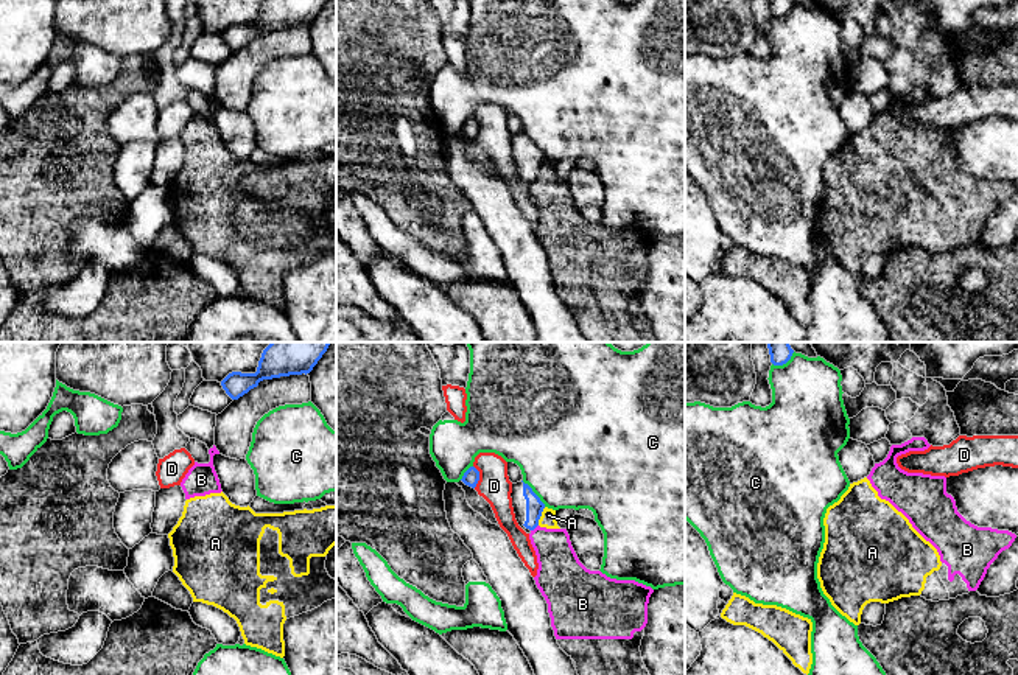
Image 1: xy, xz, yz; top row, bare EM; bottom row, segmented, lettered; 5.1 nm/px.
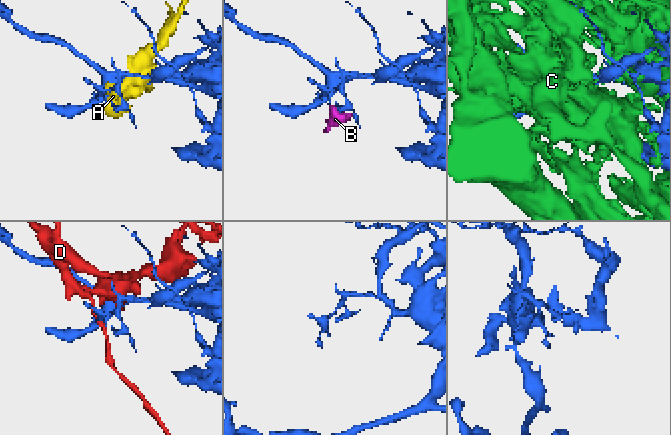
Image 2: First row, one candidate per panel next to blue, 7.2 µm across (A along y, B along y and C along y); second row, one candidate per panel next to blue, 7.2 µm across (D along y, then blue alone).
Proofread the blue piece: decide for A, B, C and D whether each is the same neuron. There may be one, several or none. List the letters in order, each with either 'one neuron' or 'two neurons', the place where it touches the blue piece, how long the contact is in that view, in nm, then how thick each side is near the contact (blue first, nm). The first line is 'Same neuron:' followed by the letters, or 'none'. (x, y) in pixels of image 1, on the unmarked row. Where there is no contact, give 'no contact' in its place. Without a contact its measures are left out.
Same neuron: none
A: two neurons; meets blue in xz at (540, 167); contact 100 nm long; 90 nm thick on the blue side, 80 nm on the other
B: two neurons; meets blue in xz at (534, 179); contact 50 nm long; 90 nm thick on the blue side, 220 nm on the other
C: two neurons; meets blue in xz at (534, 145); contact 180 nm long; 90 nm thick on the blue side, 500 nm on the other
D: two neurons; meets blue in xz at (478, 128); contact 120 nm long; 90 nm thick on the blue side, 170 nm on the other

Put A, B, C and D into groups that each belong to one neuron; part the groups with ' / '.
A B / C / D

